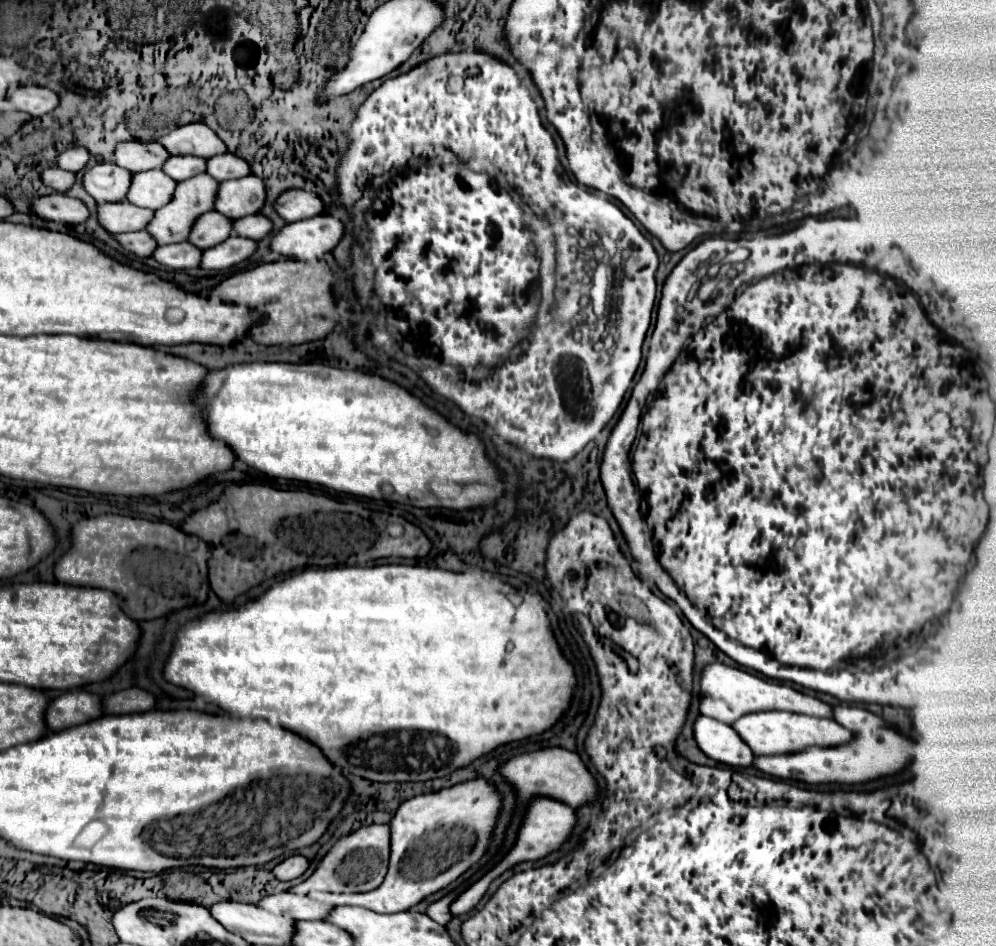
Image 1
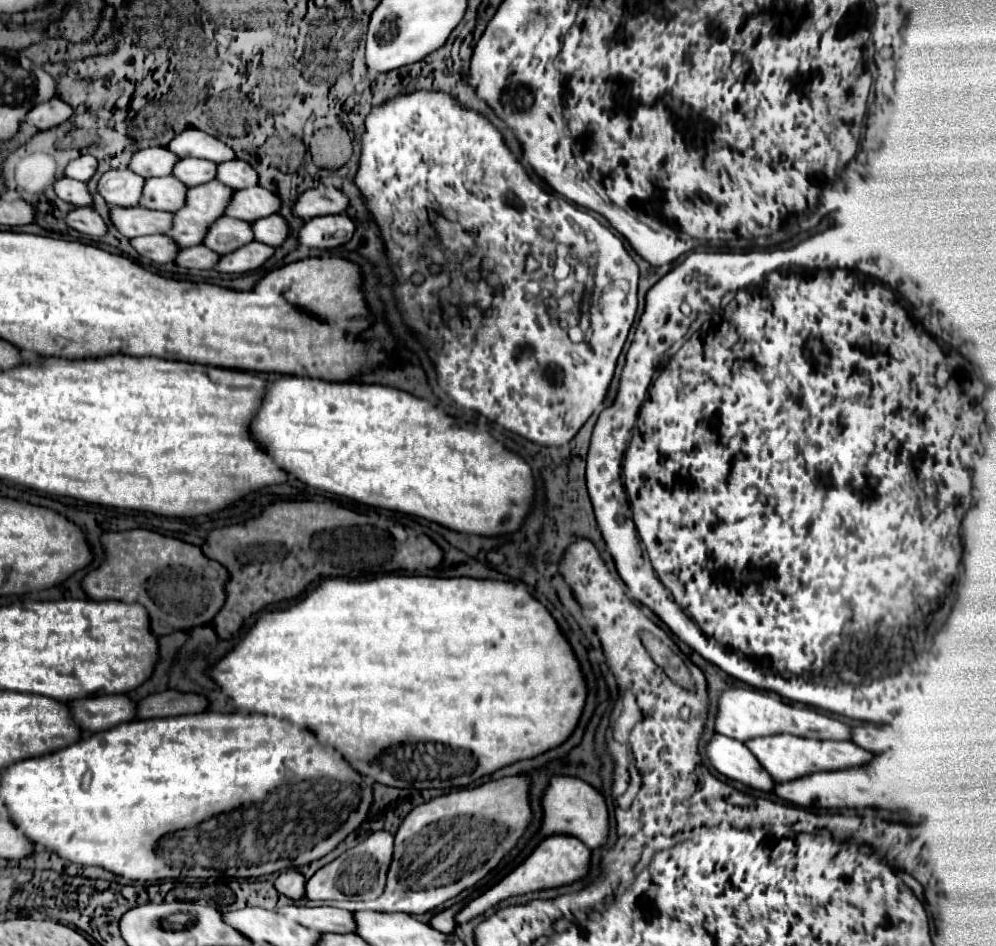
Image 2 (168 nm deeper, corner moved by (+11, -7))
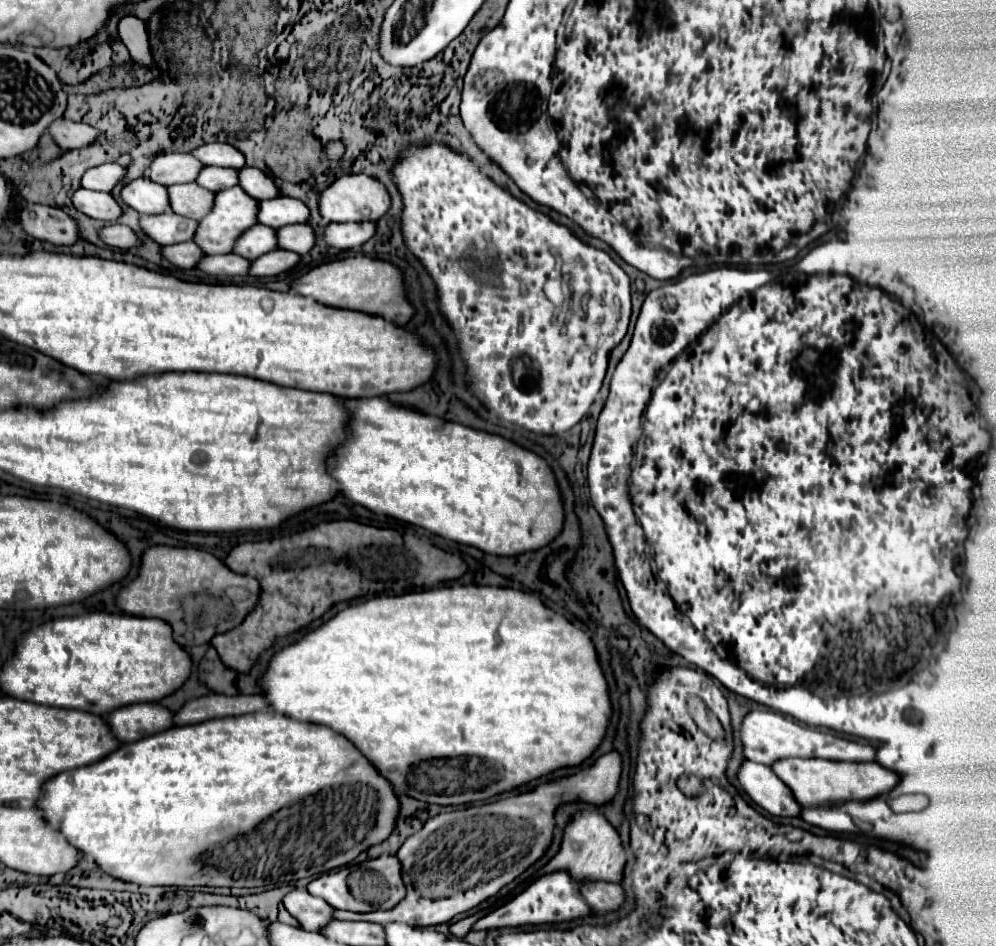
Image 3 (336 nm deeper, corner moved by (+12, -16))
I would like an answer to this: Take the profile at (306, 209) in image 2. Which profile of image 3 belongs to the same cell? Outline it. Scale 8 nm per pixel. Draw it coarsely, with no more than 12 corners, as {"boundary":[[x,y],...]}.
{"boundary":[[344,174],[320,196],[330,222],[376,222],[390,194],[368,174]]}

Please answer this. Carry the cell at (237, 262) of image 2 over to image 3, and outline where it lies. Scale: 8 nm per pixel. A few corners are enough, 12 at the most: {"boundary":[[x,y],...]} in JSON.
{"boundary":[[278,248],[256,258],[252,276],[276,276],[294,268],[300,254]]}

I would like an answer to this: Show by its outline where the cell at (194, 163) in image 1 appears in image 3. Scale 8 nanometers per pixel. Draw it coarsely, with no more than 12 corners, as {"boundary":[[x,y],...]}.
{"boundary":[[206,166],[196,180],[220,192],[236,186],[238,170]]}

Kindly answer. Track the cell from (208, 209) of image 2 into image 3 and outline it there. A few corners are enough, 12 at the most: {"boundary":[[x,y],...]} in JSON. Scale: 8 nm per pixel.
{"boundary":[[240,186],[218,192],[198,224],[208,254],[232,252],[256,224],[258,202]]}

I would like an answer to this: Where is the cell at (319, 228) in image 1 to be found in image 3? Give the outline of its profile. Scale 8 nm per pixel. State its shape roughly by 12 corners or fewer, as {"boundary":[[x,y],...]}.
{"boundary":[[376,222],[328,224],[334,248],[358,248],[376,232]]}

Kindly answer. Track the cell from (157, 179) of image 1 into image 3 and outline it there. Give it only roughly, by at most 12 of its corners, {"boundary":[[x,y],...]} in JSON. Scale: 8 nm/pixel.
{"boundary":[[194,182],[170,186],[170,210],[202,220],[216,192]]}

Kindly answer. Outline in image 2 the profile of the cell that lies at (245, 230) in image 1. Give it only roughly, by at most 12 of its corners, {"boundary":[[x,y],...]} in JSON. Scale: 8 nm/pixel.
{"boundary":[[279,215],[251,223],[255,241],[281,245],[289,231]]}

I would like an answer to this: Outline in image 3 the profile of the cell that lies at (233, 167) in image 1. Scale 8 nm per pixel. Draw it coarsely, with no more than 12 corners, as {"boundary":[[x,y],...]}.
{"boundary":[[258,168],[240,170],[240,186],[256,200],[280,196]]}

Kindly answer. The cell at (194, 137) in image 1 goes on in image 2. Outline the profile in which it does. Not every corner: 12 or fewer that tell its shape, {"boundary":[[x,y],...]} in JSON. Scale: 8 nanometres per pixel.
{"boundary":[[185,129],[169,145],[177,157],[235,159],[219,139]]}

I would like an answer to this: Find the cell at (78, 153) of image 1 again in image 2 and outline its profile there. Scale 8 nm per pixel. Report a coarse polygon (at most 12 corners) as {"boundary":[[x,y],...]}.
{"boundary":[[81,155],[65,167],[65,175],[87,181],[97,169],[97,159]]}

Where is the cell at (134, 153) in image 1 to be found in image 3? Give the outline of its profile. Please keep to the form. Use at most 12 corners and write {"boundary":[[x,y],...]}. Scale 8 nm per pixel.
{"boundary":[[190,152],[160,154],[148,178],[164,186],[196,182]]}

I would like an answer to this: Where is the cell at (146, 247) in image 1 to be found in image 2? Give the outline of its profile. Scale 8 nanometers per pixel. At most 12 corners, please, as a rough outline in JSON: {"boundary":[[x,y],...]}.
{"boundary":[[147,235],[129,241],[153,263],[169,263],[179,247],[165,235]]}

